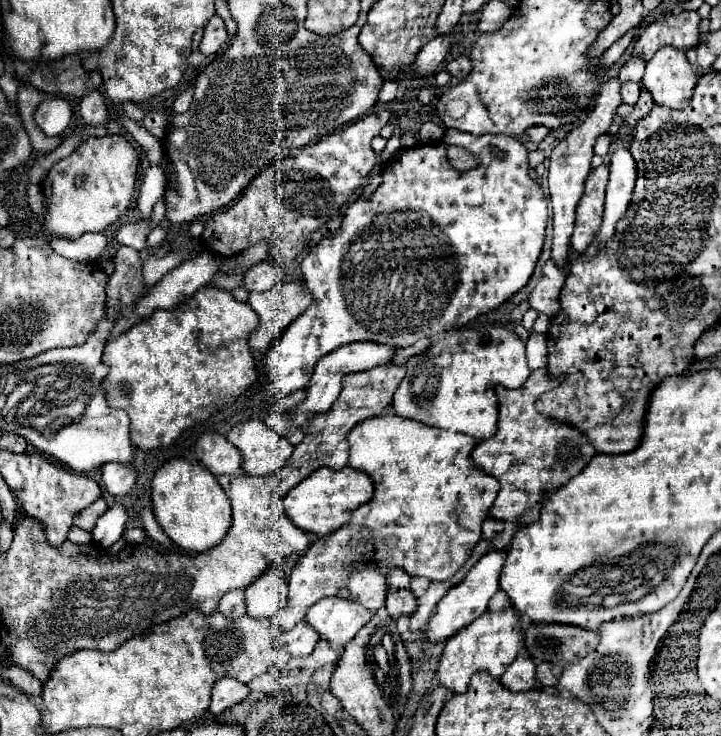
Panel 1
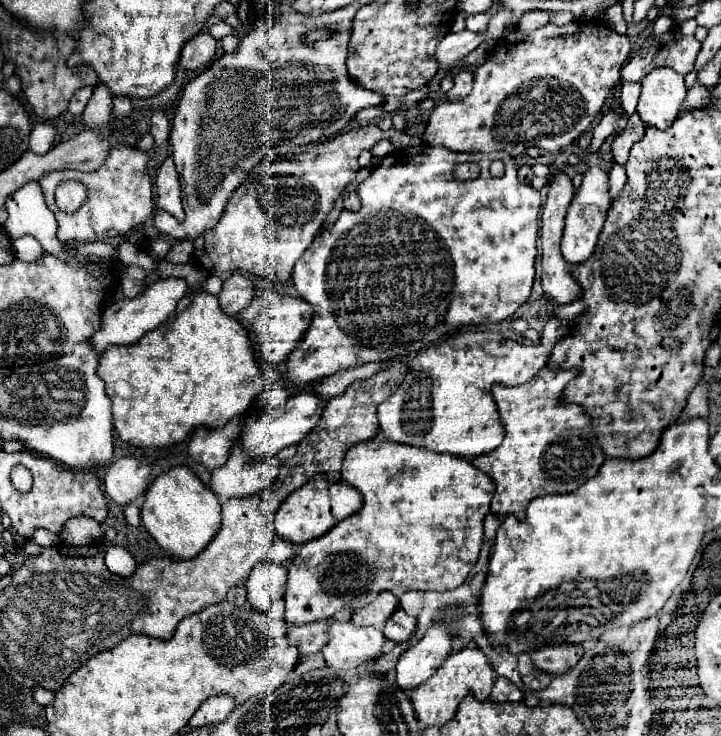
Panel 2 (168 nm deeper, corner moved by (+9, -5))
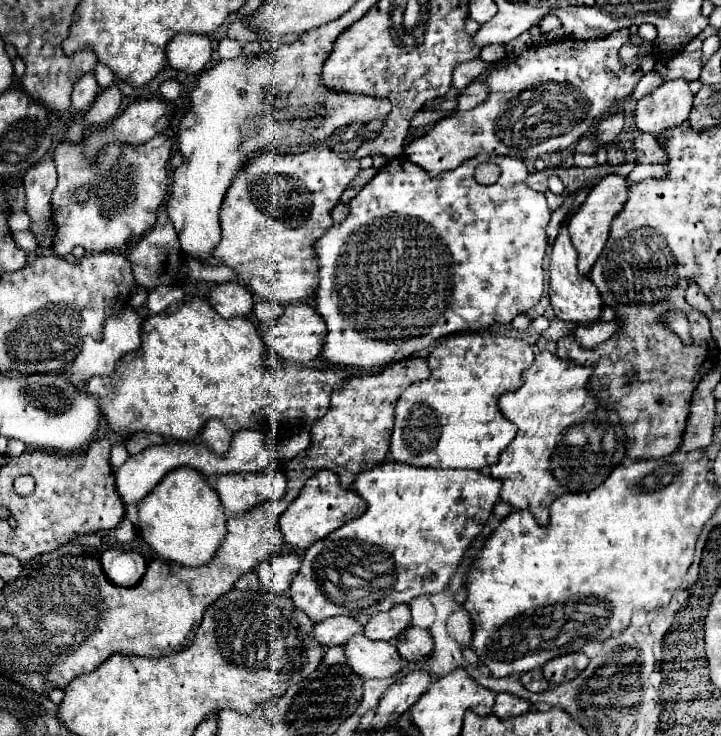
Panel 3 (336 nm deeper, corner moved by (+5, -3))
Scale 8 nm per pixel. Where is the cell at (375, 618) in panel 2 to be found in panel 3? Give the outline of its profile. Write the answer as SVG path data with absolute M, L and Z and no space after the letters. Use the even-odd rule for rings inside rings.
M400 604L386 612L374 614L364 626L364 634L372 640L396 640L410 624L410 608L408 604Z

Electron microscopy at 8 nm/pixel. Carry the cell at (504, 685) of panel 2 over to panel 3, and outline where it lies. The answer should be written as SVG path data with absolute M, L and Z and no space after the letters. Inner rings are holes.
M500 692L496 694L496 704L494 704L494 714L498 718L508 718L508 716L516 716L516 714L524 714L530 710L530 702L524 698L518 698L514 694L508 692Z

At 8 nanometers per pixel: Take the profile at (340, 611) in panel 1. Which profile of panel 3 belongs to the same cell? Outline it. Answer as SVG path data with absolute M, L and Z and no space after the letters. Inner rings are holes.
M354 634L344 644L346 664L362 678L388 678L402 668L402 658L392 642L372 642L364 634Z

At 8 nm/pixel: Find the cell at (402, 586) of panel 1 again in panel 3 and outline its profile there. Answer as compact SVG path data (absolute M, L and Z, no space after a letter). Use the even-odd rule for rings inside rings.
M410 626L410 630L404 630L404 634L396 640L396 648L406 660L420 660L432 652L432 638L422 628Z

